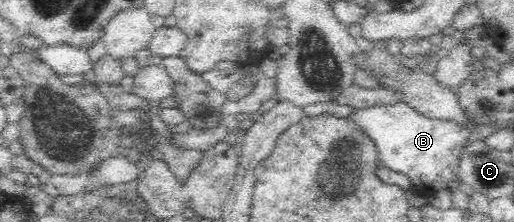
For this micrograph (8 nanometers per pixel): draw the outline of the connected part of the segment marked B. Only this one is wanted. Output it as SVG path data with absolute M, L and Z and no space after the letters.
M400 100L392 105L358 109L349 116L354 117L361 129L374 141L379 157L378 165L404 174L414 190L420 184L431 187L436 182L442 182L440 176L451 180L453 185L456 183L460 156L470 136L470 130L458 122L428 118Z

